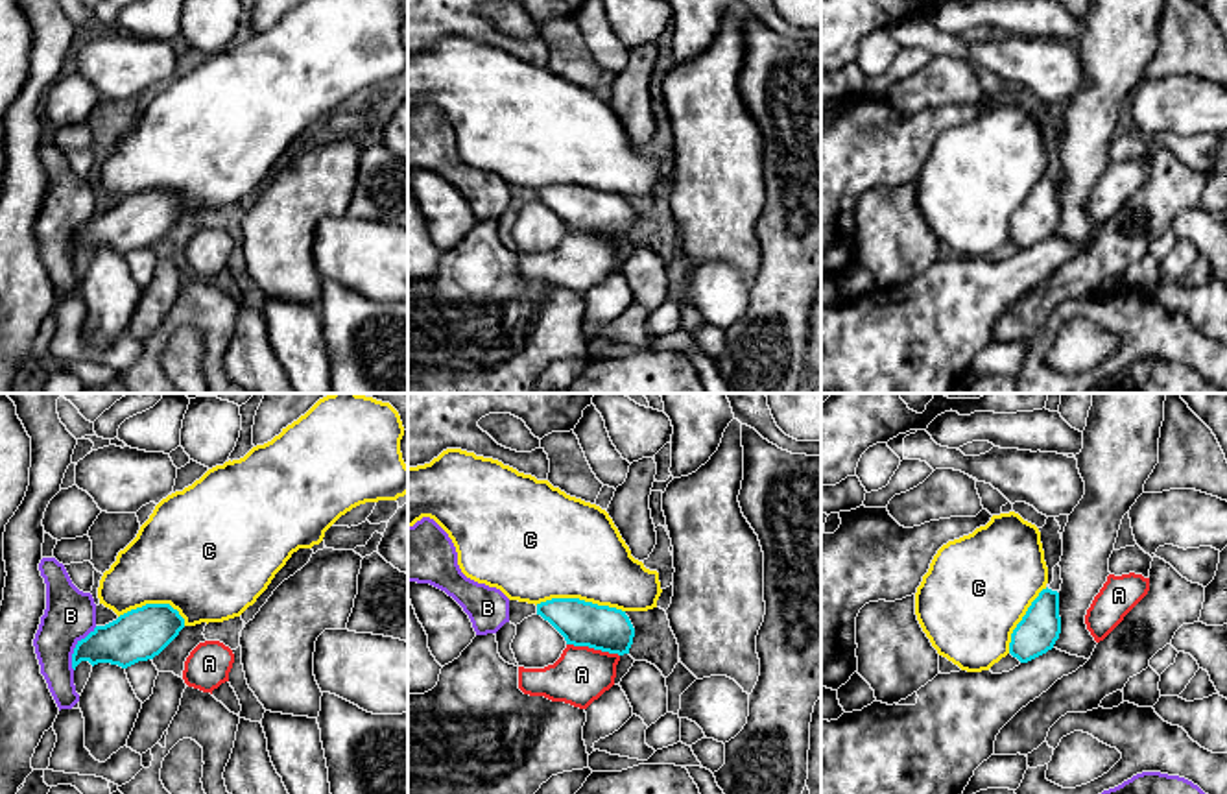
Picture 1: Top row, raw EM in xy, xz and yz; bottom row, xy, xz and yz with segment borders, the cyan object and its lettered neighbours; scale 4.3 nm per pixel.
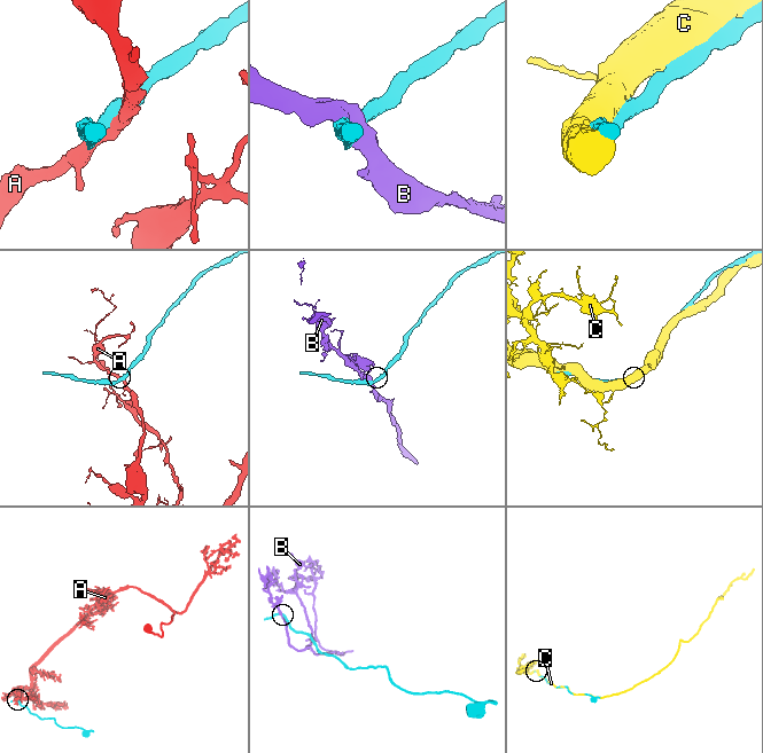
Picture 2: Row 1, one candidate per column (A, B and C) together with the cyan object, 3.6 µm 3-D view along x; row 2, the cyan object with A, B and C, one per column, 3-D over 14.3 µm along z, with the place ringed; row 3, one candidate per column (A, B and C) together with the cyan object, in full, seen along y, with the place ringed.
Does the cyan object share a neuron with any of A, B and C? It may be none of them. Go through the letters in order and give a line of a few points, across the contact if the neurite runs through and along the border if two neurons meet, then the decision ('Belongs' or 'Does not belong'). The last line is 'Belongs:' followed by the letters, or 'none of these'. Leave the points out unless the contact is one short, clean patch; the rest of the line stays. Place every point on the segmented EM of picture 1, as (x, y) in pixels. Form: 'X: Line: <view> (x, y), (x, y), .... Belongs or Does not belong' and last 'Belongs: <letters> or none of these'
A: Line: xz (567, 643), (619, 656). Does not belong
B: Does not belong
C: Belongs
Belongs: C

